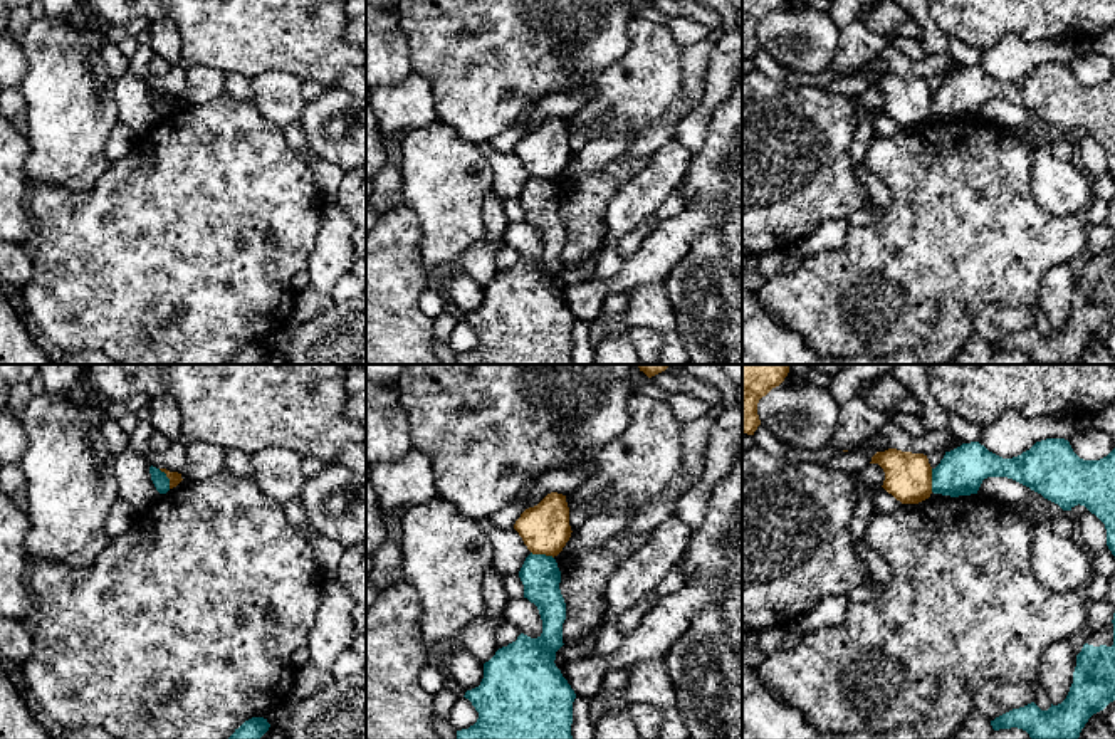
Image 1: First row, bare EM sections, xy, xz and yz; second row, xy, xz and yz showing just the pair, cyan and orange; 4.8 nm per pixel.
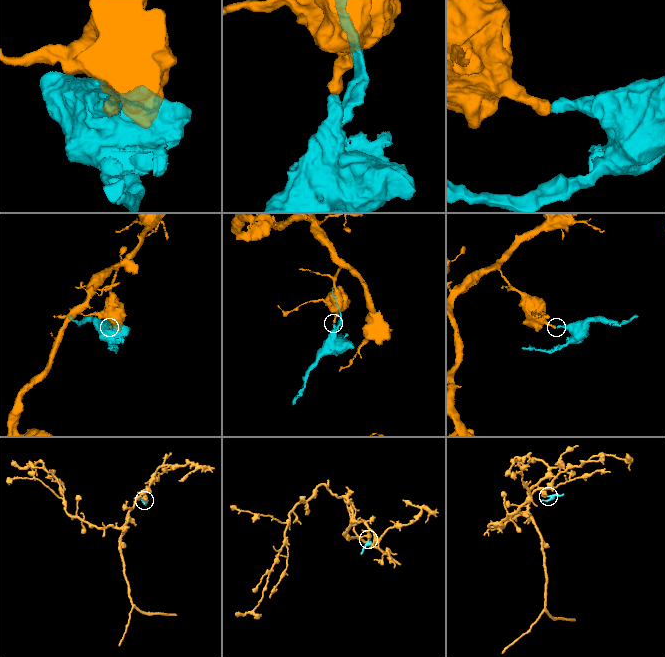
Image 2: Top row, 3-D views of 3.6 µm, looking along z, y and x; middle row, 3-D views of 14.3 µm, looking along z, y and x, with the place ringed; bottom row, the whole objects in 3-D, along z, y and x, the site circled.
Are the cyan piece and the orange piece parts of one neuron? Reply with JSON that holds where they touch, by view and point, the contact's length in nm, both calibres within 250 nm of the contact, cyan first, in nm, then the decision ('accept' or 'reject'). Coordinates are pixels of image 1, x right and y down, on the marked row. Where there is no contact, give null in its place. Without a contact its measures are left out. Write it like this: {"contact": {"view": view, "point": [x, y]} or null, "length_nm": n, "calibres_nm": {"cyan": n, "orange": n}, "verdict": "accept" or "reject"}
{"contact": {"view": "xz", "point": [543, 555]}, "length_nm": 120, "calibres_nm": {"cyan": 190, "orange": 240}, "verdict": "reject"}

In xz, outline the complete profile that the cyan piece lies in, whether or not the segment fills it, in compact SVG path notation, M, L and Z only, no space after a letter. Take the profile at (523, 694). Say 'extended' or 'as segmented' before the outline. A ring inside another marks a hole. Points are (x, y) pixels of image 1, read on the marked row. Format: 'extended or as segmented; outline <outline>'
as segmented; outline M529 554L519 571L524 598L534 603L542 620L542 633L531 638L524 633L502 647L484 663L484 679L479 687L467 690L465 699L479 712L469 729L457 731L457 739L573 739L574 690L556 667L556 652L563 643L566 603L559 590L561 571L552 556Z

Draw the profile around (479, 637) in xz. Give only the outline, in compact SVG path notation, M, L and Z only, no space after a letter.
M489 568L484 578L484 615L472 621L460 635L462 647L484 663L499 650L495 632L504 623L504 610L509 598L502 584L502 574Z

